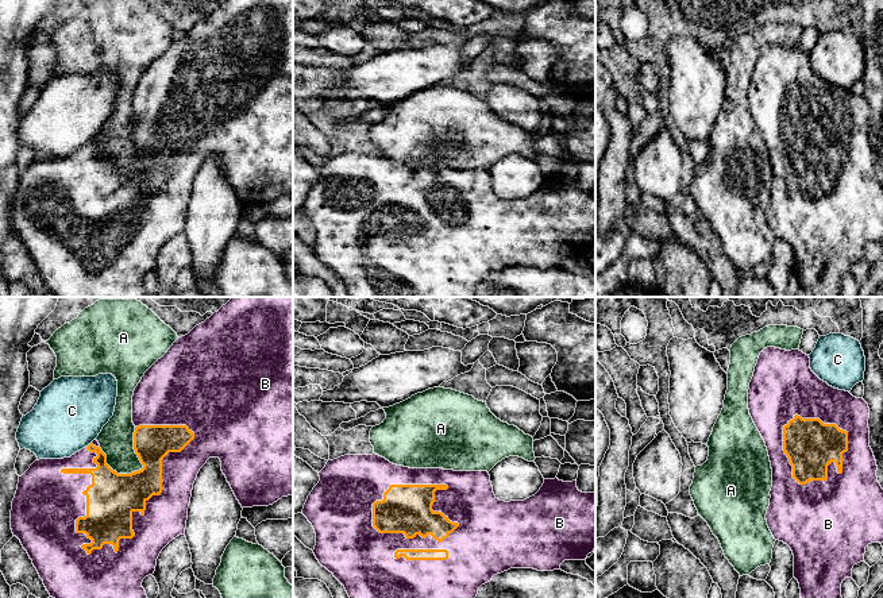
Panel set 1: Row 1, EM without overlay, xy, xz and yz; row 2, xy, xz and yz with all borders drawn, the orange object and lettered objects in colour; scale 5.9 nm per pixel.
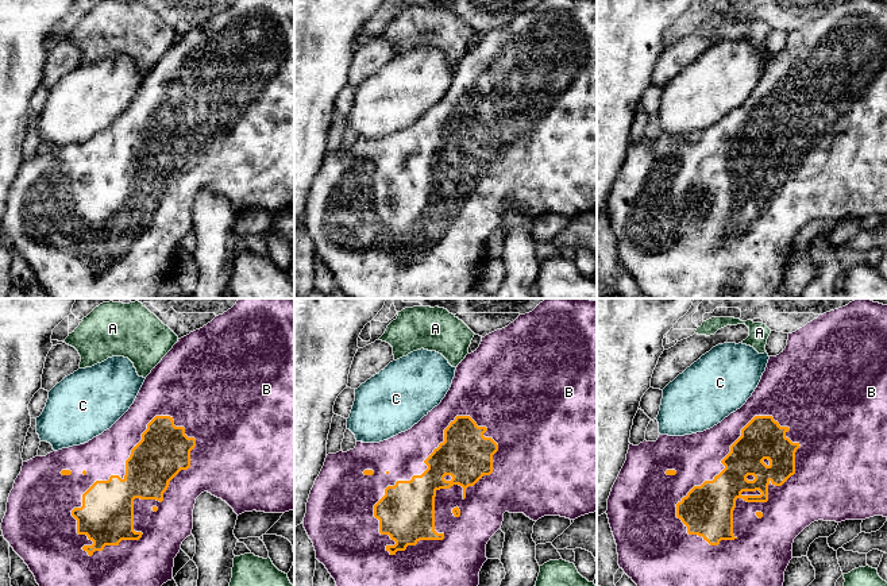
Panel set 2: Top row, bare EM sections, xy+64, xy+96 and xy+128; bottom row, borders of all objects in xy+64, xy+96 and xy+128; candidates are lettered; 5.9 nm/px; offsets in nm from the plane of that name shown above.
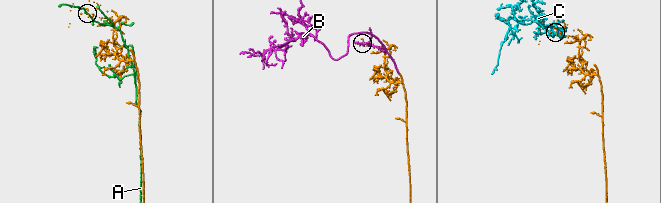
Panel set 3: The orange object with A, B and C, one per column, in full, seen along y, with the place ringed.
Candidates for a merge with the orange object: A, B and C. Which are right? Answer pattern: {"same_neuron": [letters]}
{"same_neuron": ["B"]}

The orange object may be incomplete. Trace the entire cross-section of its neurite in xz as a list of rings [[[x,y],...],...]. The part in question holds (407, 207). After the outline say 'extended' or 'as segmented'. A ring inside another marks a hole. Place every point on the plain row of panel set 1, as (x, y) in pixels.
[[[344,153],[328,158],[319,170],[320,178],[304,202],[302,212],[316,231],[313,251],[344,283],[350,297],[474,297],[482,282],[497,271],[510,266],[533,266],[537,269],[559,267],[564,258],[585,258],[595,247],[595,190],[582,190],[577,178],[563,180],[558,175],[544,177],[540,188],[524,198],[500,198],[494,190],[487,169],[454,169],[443,166],[409,166],[397,163],[385,155],[373,153]]] | extended

